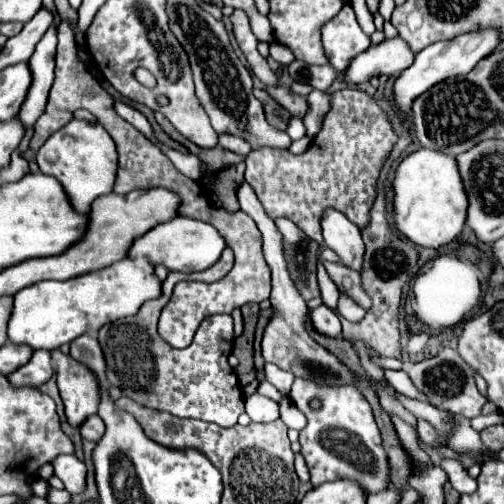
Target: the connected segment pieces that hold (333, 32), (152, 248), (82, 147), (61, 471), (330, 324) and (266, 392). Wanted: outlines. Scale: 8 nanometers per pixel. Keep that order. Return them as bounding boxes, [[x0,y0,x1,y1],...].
[[321,4,371,72],[129,216,227,272],[37,118,117,212],[53,454,85,494],[311,304,341,336],[257,382,285,402]]

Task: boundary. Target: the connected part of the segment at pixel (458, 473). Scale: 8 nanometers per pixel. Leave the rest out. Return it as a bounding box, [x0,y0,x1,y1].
[441,458,477,494]

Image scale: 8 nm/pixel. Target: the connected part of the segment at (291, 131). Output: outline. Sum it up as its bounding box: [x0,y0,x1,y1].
[287,118,305,140]

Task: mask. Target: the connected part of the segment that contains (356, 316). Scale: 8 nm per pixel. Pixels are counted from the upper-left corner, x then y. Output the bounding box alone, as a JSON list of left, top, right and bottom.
[339,294,365,322]

